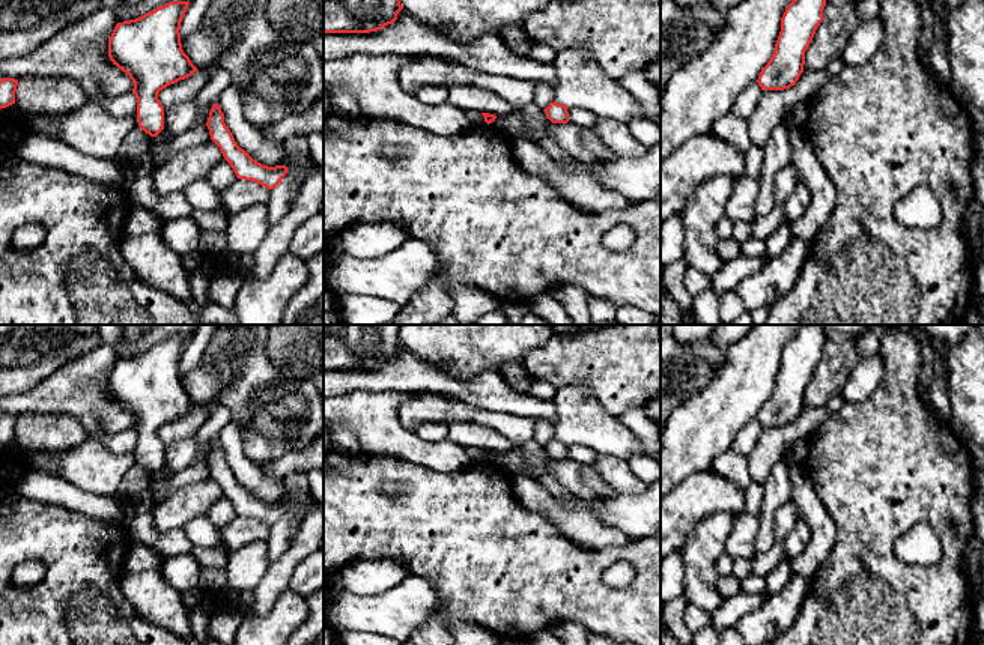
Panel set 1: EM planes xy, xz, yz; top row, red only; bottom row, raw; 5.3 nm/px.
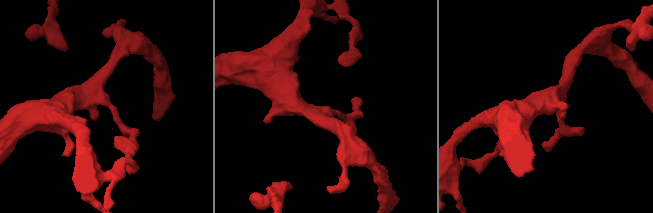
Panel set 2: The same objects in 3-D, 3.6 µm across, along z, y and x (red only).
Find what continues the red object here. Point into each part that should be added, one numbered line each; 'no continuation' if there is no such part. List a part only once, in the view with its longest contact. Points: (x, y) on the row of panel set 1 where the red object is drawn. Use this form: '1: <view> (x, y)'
no continuation

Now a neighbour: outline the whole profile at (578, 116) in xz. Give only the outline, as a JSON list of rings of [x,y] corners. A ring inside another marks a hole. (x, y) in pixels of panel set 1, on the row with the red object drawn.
[[[567,105],[569,123],[573,123],[579,128],[594,129],[596,123],[600,120],[600,116],[584,110],[581,107]]]

